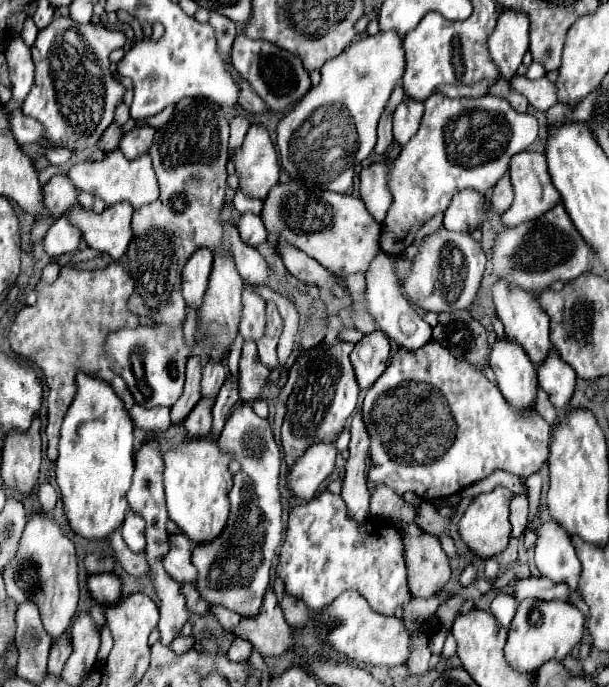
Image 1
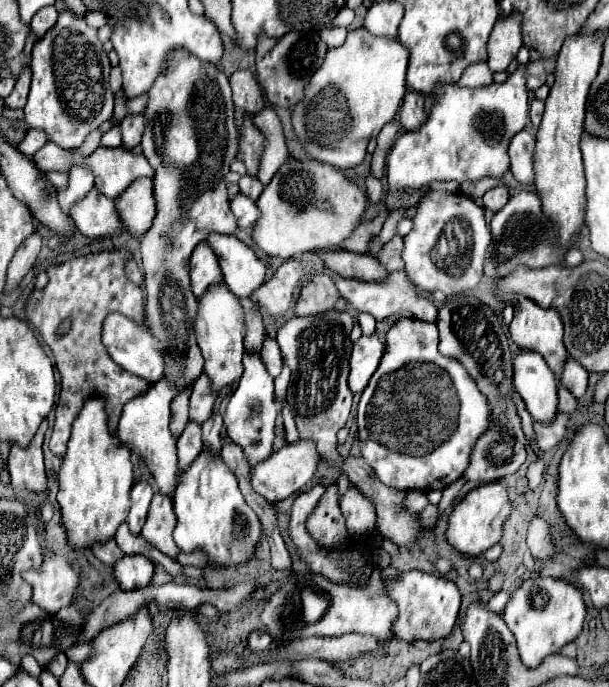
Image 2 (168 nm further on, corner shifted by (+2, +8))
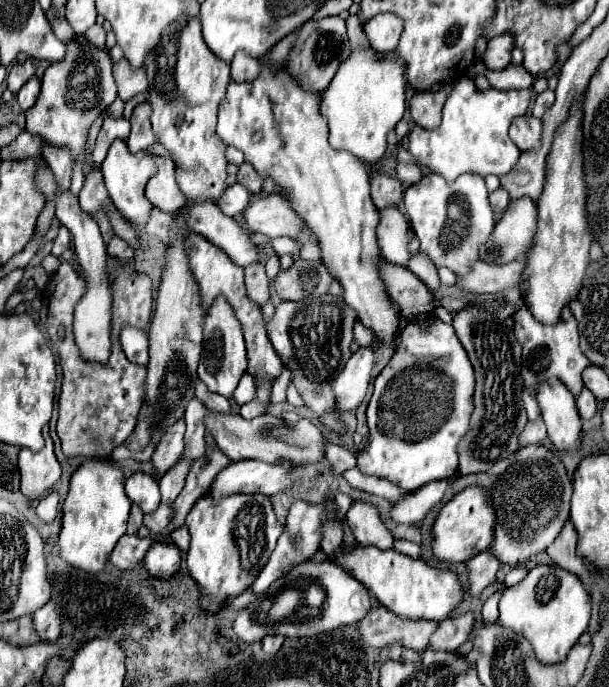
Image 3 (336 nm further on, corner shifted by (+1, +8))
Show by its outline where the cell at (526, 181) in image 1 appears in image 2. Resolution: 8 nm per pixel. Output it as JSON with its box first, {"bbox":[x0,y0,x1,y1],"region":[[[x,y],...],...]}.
{"bbox":[510,129,534,183],"region":[[[526,129],[516,133],[510,141],[510,171],[518,183],[534,183],[534,135]]]}

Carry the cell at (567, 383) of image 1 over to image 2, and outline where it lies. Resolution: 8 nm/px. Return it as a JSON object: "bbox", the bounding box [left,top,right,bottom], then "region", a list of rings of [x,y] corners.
{"bbox":[562,359,588,399],"region":[[[568,359],[564,365],[564,375],[562,375],[562,385],[572,391],[574,397],[582,399],[586,389],[588,389],[588,369],[578,365],[578,361]]]}

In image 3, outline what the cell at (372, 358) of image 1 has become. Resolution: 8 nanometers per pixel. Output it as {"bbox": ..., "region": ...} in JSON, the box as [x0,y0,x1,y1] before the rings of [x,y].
{"bbox":[333,345,377,411],"region":[[[369,345],[369,347],[361,347],[345,363],[341,375],[333,383],[339,411],[355,409],[365,399],[375,361],[377,361],[377,349]]]}

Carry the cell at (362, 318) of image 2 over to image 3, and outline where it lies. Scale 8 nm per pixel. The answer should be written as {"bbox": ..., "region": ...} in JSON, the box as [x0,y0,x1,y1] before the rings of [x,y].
{"bbox":[355,321,373,345],"region":[[[361,321],[355,323],[355,341],[359,345],[373,345],[373,331],[369,331]]]}

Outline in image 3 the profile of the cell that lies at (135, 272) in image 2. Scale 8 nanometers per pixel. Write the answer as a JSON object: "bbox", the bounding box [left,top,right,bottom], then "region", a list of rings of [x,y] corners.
{"bbox":[107,237,135,261],"region":[[[113,237],[113,241],[107,245],[107,253],[113,255],[115,259],[135,261],[135,249],[133,249],[127,241],[123,241],[123,239],[119,239],[119,237]]]}

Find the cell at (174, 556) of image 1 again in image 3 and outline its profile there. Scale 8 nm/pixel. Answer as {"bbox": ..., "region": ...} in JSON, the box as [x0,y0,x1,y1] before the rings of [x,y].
{"bbox":[143,503,175,533],"region":[[[161,503],[155,513],[143,517],[143,525],[145,525],[151,533],[163,533],[163,531],[169,527],[173,515],[175,515],[173,503]]]}

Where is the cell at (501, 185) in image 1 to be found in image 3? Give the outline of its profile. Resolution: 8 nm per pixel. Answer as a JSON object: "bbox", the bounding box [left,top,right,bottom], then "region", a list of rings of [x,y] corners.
{"bbox":[489,187,509,215],"region":[[[499,187],[497,191],[493,191],[493,193],[489,193],[489,203],[491,203],[491,207],[493,207],[493,211],[497,213],[497,215],[501,215],[505,209],[507,209],[507,205],[509,205],[509,193],[503,189],[503,187]]]}

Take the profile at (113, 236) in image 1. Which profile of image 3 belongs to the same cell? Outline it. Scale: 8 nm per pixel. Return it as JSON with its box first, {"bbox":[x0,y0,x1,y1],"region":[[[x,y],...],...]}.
{"bbox":[145,157,183,213],"region":[[[157,157],[157,167],[157,175],[153,175],[145,187],[145,197],[155,209],[175,213],[183,205],[183,197],[175,183],[173,161],[169,161],[169,157]]]}

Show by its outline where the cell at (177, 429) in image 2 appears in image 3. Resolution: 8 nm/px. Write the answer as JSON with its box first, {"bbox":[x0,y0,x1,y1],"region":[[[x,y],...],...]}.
{"bbox":[153,419,185,475],"region":[[[177,419],[175,425],[171,425],[165,431],[165,441],[161,441],[161,445],[157,445],[157,453],[153,455],[153,465],[157,467],[157,471],[163,475],[165,469],[169,469],[169,465],[173,465],[177,461],[177,457],[181,457],[183,453],[183,435],[185,435],[185,419]]]}

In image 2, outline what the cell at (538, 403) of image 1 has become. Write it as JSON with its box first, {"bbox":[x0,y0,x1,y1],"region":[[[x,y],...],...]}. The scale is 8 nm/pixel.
{"bbox":[560,387,578,413],"region":[[[560,387],[560,411],[566,411],[566,413],[572,413],[574,409],[576,409],[576,403],[578,403],[578,399],[576,397],[572,397],[572,393],[566,389],[566,387]]]}

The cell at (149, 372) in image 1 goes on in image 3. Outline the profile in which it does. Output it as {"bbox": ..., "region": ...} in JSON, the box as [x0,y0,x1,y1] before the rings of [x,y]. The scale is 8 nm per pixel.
{"bbox":[119,327,149,367],"region":[[[123,327],[121,335],[119,335],[119,343],[121,349],[125,353],[125,357],[141,367],[147,367],[149,363],[149,351],[147,351],[147,333],[137,329],[137,327]]]}

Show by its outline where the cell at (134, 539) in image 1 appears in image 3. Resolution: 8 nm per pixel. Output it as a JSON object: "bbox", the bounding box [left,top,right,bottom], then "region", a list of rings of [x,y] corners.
{"bbox":[125,473,161,515],"region":[[[135,473],[125,481],[125,493],[131,499],[131,503],[139,505],[143,515],[149,515],[157,509],[161,495],[157,481],[147,473]]]}

